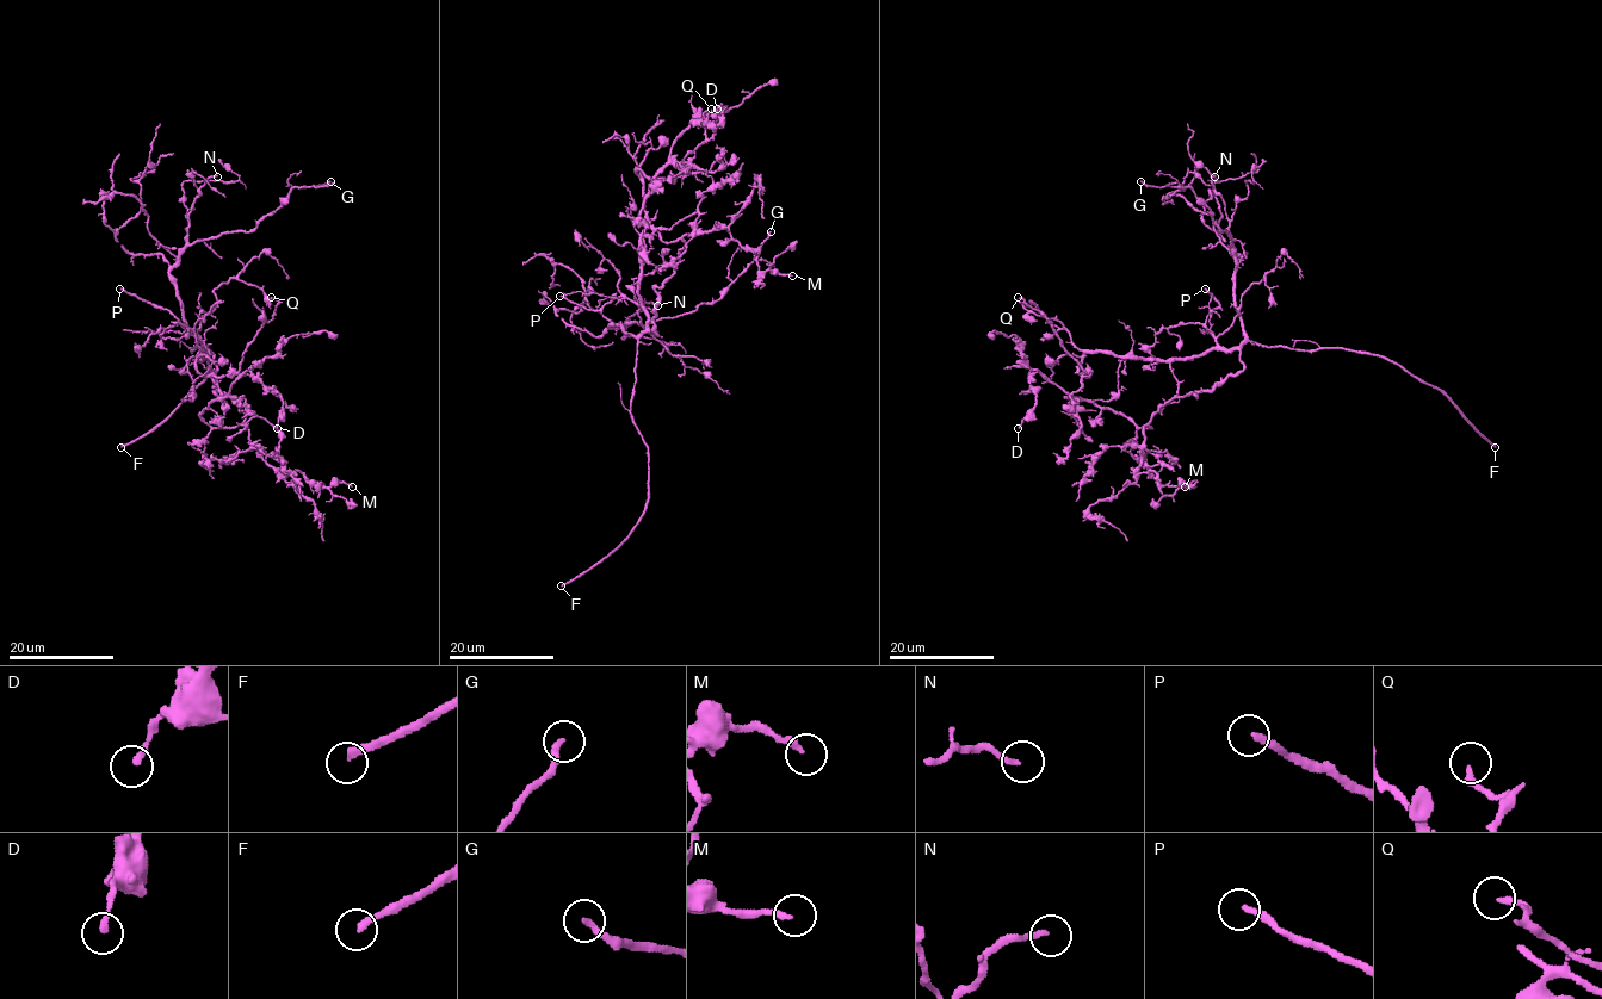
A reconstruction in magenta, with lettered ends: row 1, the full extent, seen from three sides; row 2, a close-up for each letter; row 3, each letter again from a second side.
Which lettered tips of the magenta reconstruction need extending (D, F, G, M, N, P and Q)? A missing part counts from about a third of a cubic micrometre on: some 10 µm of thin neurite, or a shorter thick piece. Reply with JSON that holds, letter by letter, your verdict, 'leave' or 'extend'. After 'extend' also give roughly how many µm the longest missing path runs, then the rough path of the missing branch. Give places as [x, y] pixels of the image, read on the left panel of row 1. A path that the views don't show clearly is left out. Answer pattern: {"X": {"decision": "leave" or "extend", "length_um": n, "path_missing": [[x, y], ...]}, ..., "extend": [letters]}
{"D": {"decision": "leave"}, "F": {"decision": "extend", "length_um": 45}, "G": {"decision": "leave"}, "M": {"decision": "leave"}, "N": {"decision": "extend", "length_um": 5}, "P": {"decision": "extend", "length_um": 30}, "Q": {"decision": "leave"}, "extend": ["F", "N", "P"]}

